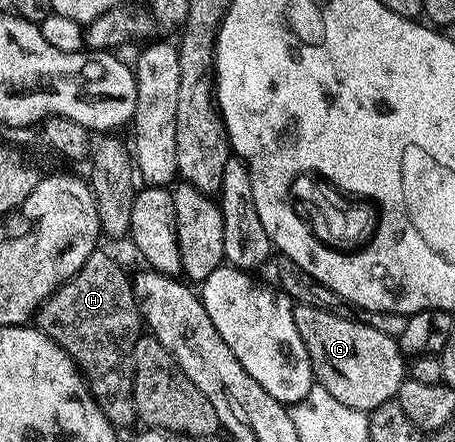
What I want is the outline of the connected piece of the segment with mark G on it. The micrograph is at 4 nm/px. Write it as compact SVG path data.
M293 305L292 315L298 336L306 344L315 381L355 410L370 412L378 404L393 401L399 395L400 385L406 381L406 362L400 355L401 343L395 338L366 328L366 324L353 324L340 314L331 314L318 308Z

